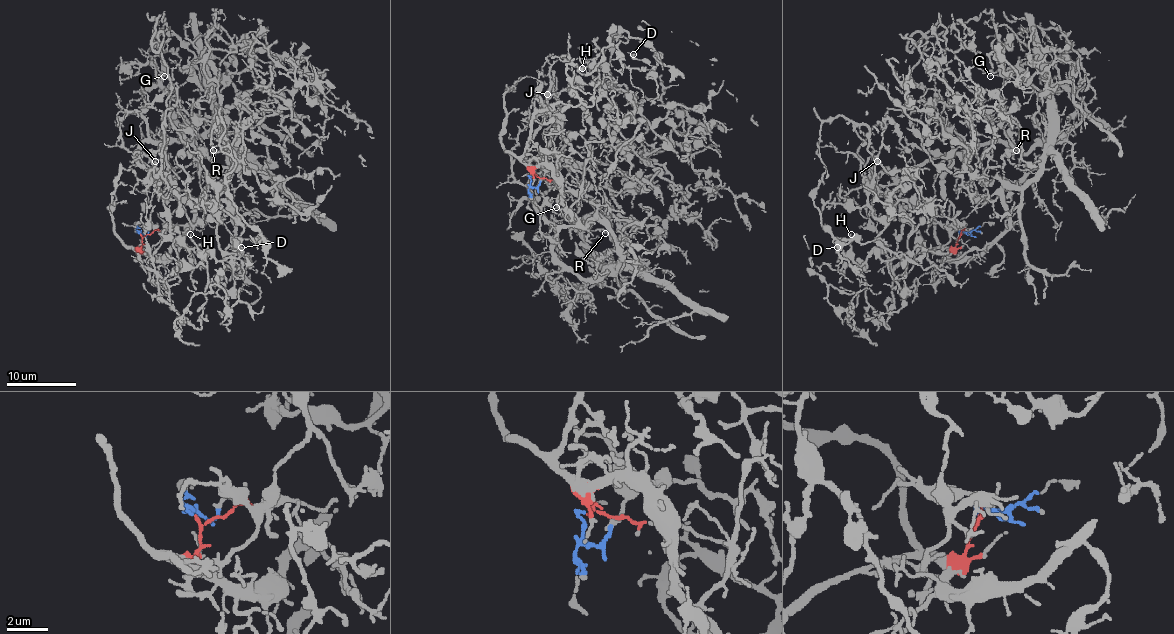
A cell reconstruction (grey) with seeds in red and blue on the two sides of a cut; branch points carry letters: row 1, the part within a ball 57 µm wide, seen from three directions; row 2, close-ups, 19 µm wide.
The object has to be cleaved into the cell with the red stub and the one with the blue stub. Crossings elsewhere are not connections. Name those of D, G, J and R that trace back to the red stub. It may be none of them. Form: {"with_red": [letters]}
{"with_red": []}

